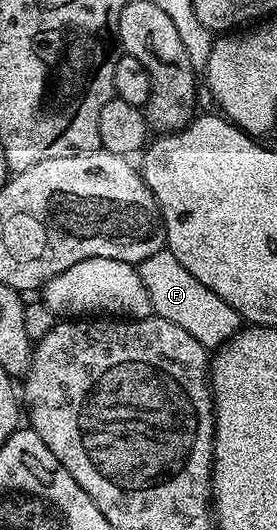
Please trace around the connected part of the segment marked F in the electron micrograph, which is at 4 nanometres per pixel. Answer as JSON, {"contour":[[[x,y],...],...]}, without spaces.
{"contour":[[[162,251],[157,254],[149,254],[137,266],[141,282],[145,282],[145,290],[149,290],[149,302],[154,315],[173,322],[173,326],[181,326],[188,334],[193,334],[197,342],[201,342],[208,350],[218,350],[227,341],[232,340],[241,327],[241,318],[225,298],[217,298],[205,282],[197,282],[172,252]]]}

